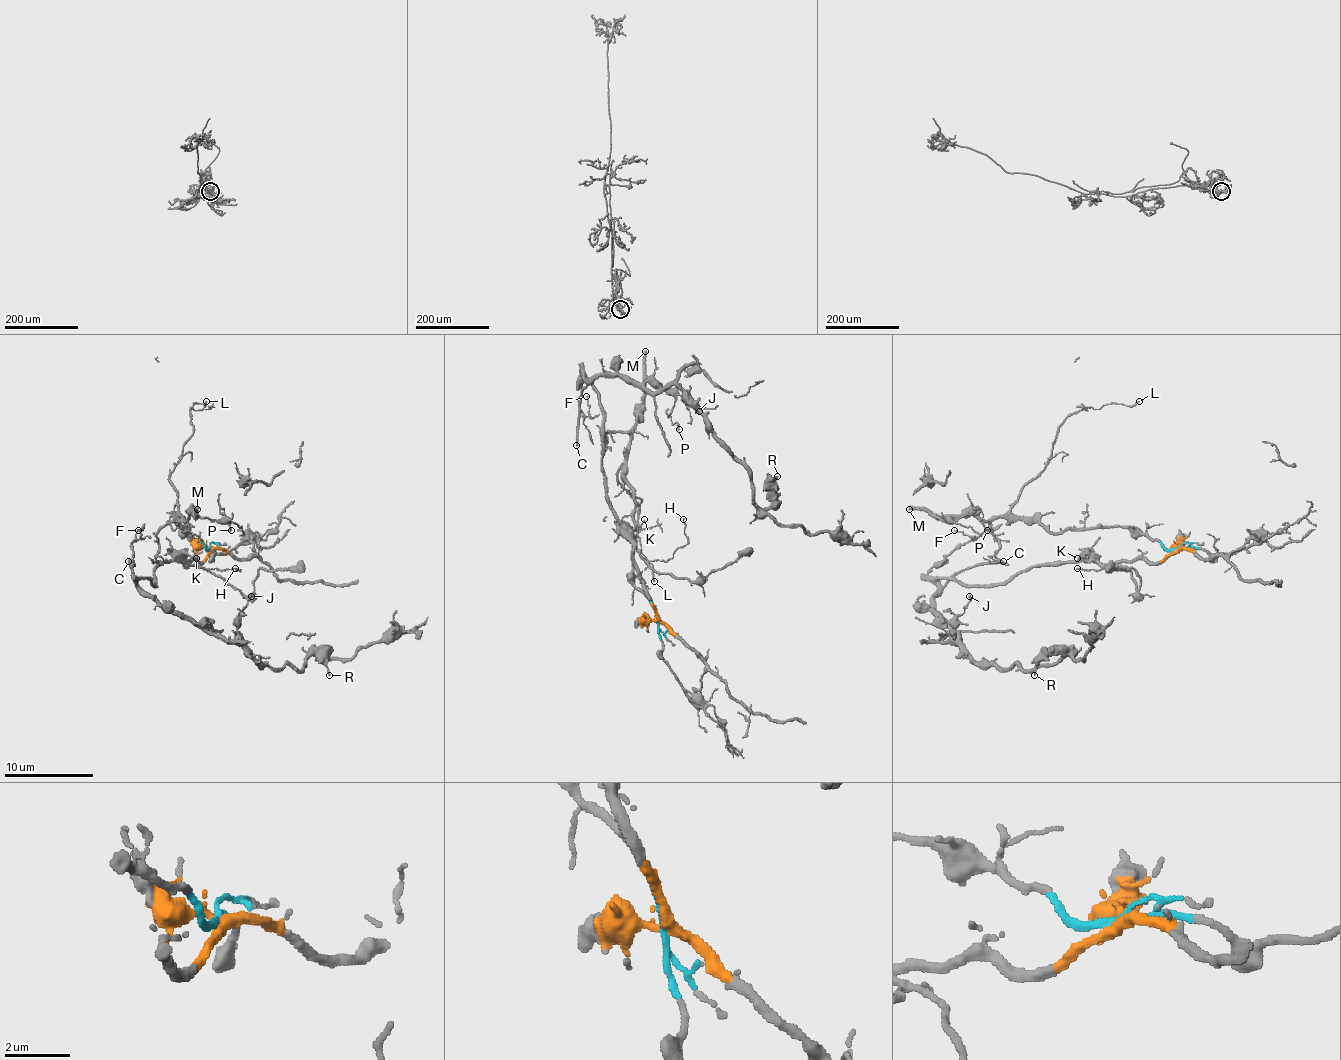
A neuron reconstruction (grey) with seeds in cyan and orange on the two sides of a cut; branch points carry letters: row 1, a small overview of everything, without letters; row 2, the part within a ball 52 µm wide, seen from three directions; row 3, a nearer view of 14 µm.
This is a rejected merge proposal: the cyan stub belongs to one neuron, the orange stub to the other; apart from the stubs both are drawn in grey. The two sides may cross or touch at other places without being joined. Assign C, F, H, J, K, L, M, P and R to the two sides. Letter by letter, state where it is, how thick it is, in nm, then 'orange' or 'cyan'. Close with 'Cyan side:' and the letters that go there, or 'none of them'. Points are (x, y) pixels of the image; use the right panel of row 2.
C: (1003, 561) | 190 nm | orange
F: (954, 530) | 80 nm | orange
H: (1077, 568) | 100 nm | orange
J: (969, 596) | 140 nm | orange
K: (1077, 558) | 140 nm | orange
L: (1139, 401) | 140 nm | cyan
M: (909, 509) | 280 nm | cyan
P: (987, 530) | 90 nm | cyan
R: (1034, 675) | 120 nm | orange
Cyan side: L, M, P

